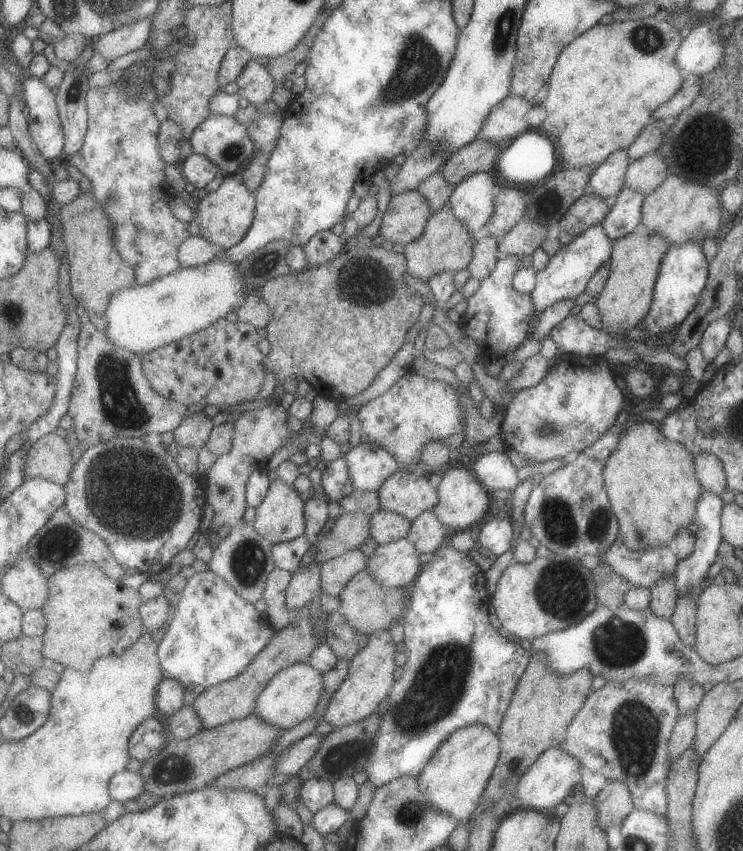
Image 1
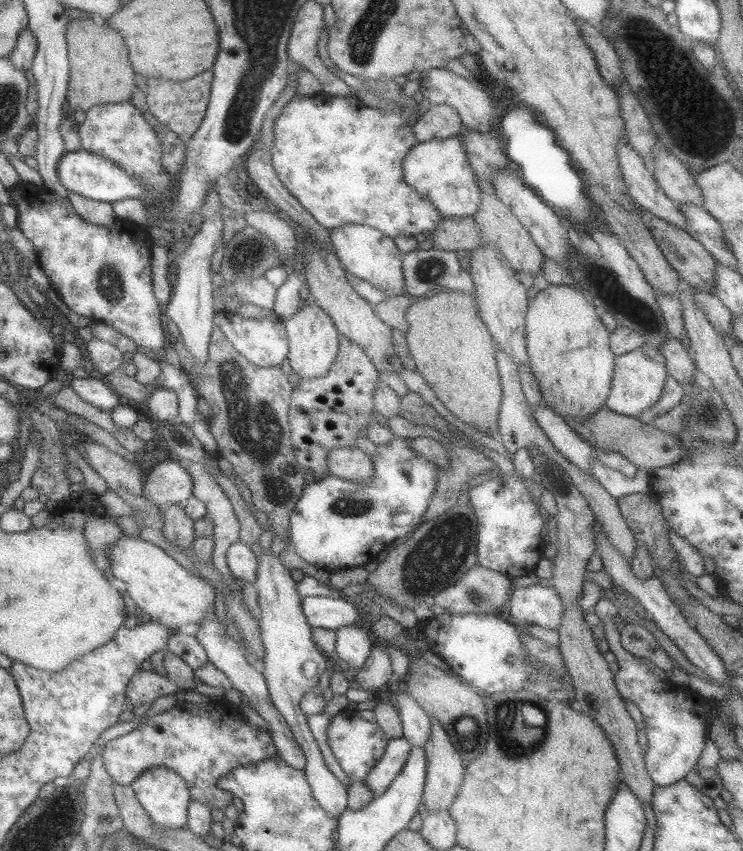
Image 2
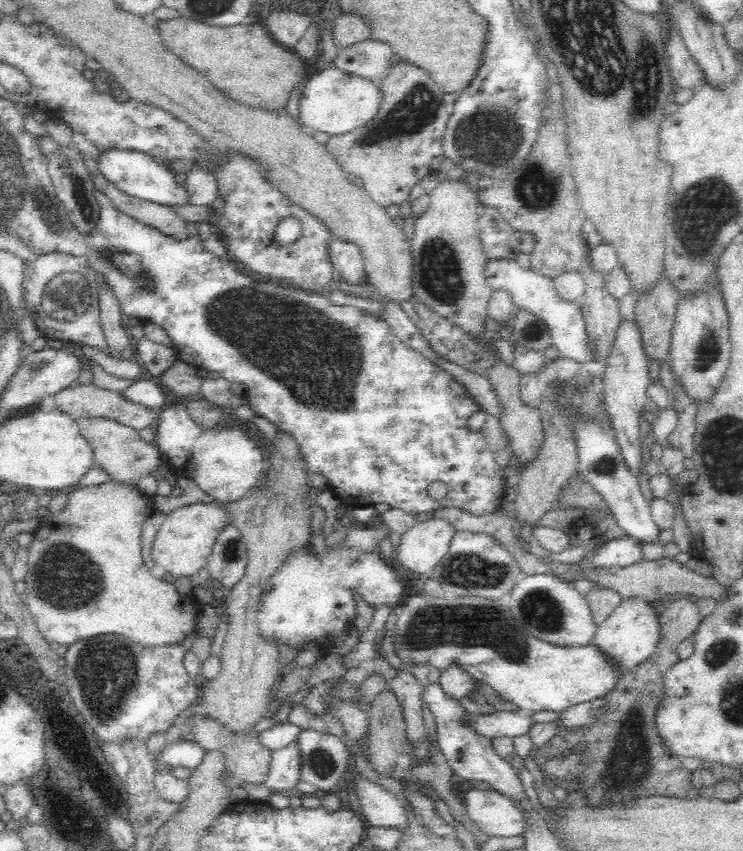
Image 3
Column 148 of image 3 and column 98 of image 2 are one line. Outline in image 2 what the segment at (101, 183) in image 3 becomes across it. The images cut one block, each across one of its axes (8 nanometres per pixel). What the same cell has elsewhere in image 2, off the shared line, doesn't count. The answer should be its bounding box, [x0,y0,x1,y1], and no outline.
[69,190,118,227]

